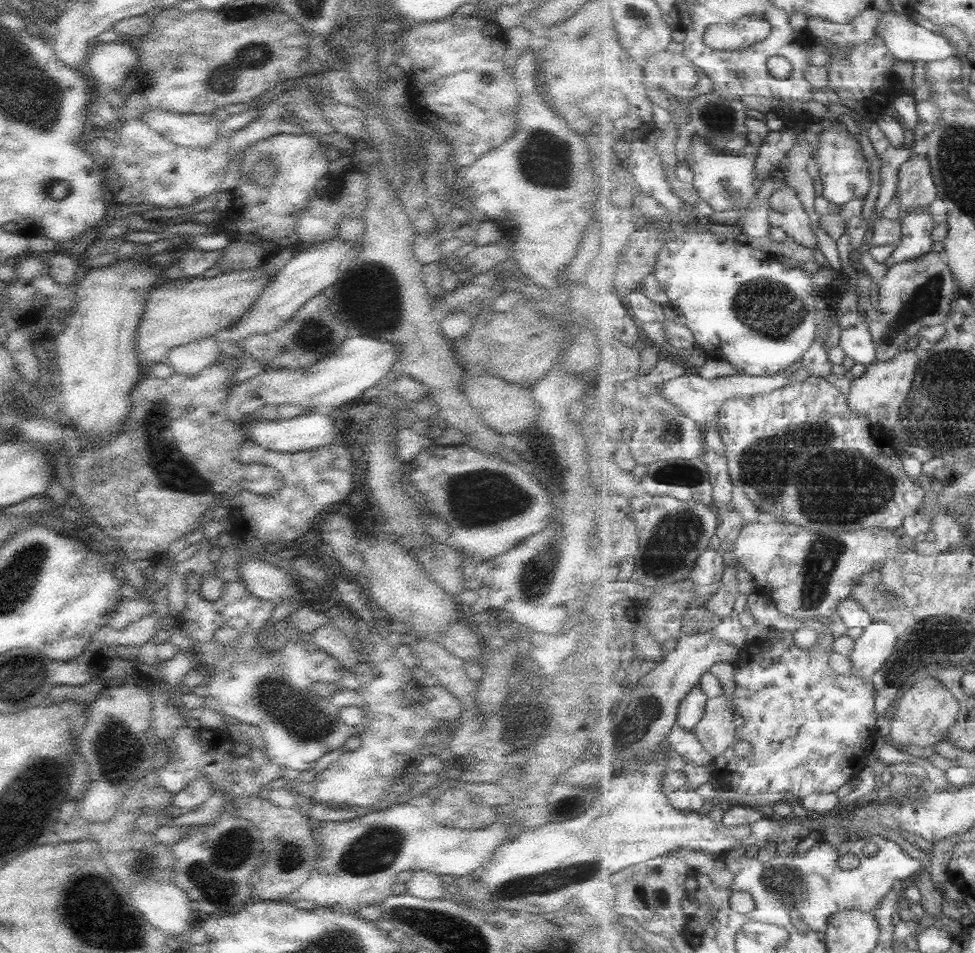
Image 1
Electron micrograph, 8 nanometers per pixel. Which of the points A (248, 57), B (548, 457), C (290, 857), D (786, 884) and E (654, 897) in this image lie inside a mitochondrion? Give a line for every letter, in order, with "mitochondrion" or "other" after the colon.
A: mitochondrion
B: other
C: mitochondrion
D: mitochondrion
E: mitochondrion

